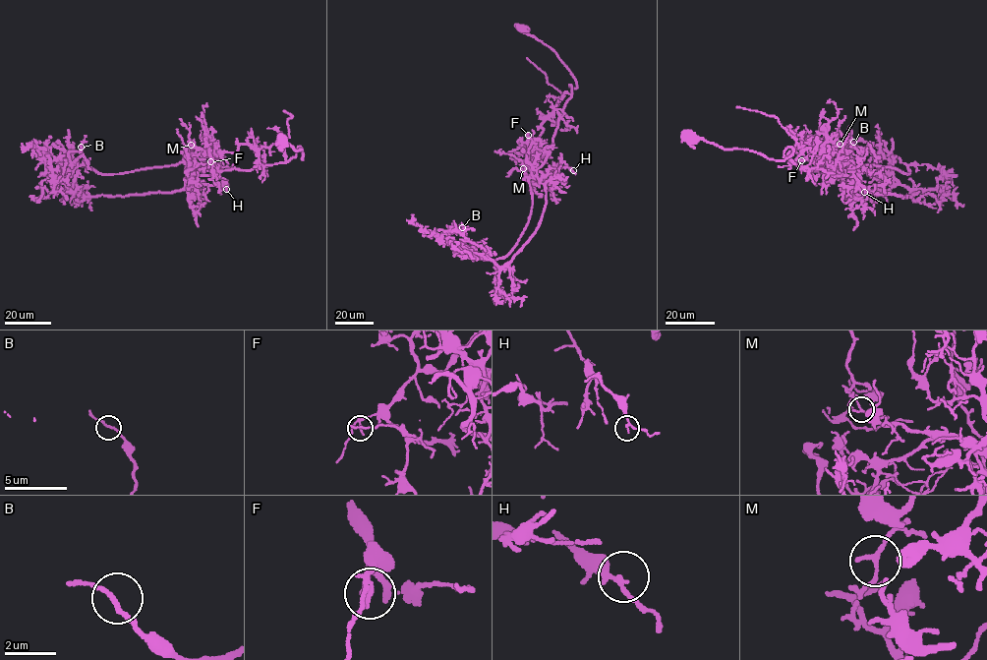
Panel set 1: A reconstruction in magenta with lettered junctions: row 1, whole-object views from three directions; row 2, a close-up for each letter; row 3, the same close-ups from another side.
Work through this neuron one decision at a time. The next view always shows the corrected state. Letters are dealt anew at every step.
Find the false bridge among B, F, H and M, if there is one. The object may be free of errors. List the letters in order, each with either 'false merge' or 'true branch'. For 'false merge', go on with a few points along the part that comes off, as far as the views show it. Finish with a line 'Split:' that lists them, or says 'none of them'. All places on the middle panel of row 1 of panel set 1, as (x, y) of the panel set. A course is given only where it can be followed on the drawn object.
B: true branch
F: true branch
H: true branch
M: false merge; foreign part runs (523, 168), (541, 145), (530, 167), (528, 221), (507, 255), (482, 260), (447, 245), (413, 218), (414, 224)
Split: M

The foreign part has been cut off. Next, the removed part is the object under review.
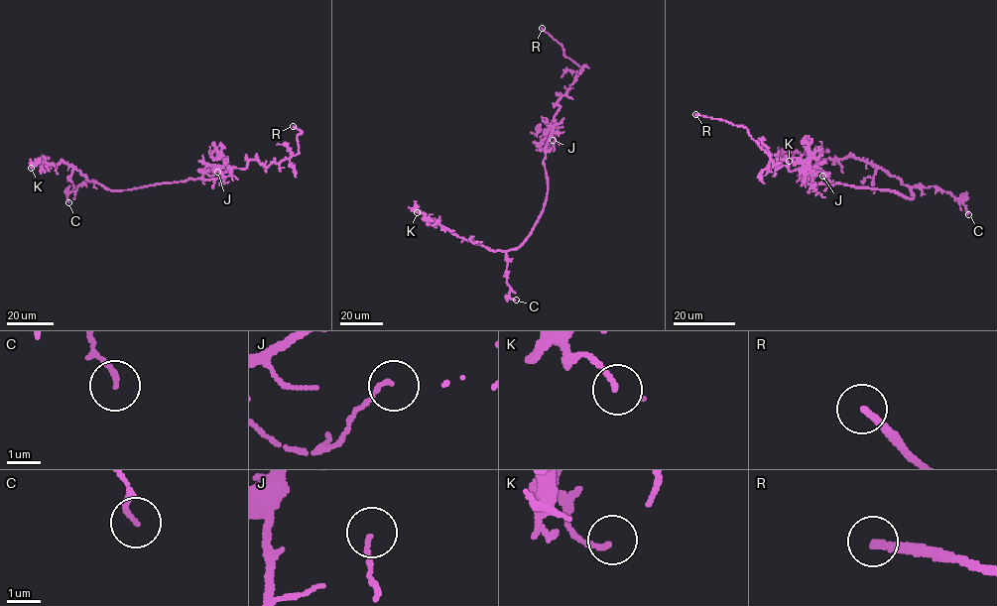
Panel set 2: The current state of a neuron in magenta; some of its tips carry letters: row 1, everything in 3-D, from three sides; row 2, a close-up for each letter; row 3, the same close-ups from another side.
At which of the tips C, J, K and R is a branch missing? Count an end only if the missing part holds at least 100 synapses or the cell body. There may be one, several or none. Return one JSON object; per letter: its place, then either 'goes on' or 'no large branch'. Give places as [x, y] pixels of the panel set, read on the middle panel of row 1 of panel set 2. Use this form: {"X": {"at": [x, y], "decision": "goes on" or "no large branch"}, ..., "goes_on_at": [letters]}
{"C": {"at": [516, 300], "decision": "no large branch"}, "J": {"at": [553, 140], "decision": "no large branch"}, "K": {"at": [417, 212], "decision": "no large branch"}, "R": {"at": [542, 28], "decision": "goes on"}, "goes_on_at": ["R"]}

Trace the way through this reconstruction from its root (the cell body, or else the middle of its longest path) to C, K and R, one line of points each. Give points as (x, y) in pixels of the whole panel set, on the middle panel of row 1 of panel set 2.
C: (548, 186), (544, 209), (533, 230), (520, 246), (506, 253), (507, 284), (510, 298), (516, 300)
K: (548, 186), (533, 230), (520, 246), (506, 251), (454, 235), (416, 205), (417, 212)
R: (548, 186), (545, 147), (558, 123), (554, 116), (560, 107), (558, 101), (580, 68), (542, 28)

